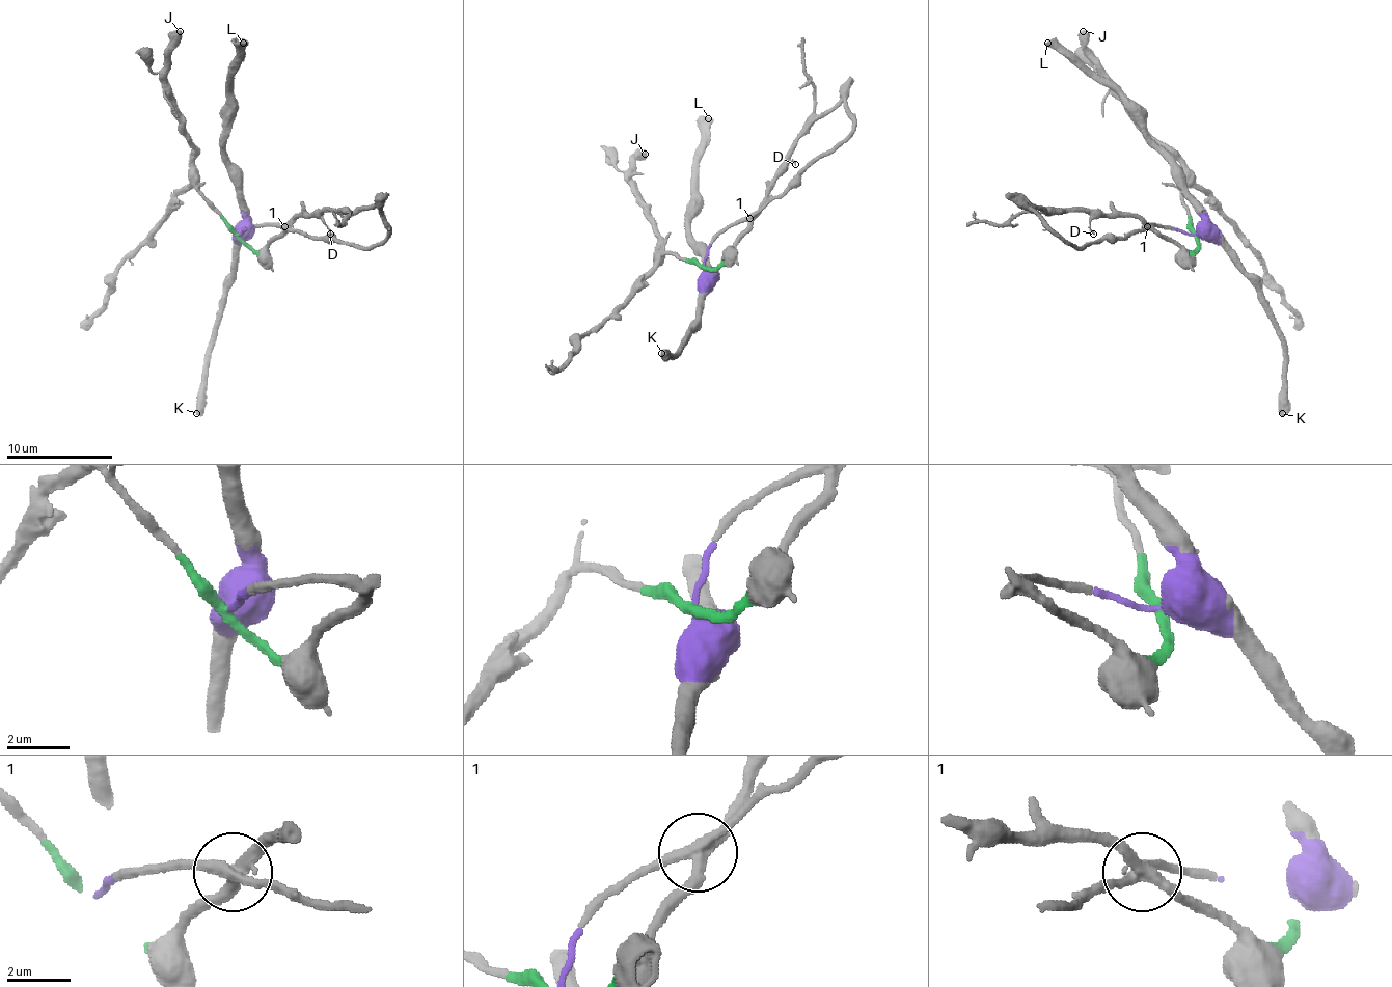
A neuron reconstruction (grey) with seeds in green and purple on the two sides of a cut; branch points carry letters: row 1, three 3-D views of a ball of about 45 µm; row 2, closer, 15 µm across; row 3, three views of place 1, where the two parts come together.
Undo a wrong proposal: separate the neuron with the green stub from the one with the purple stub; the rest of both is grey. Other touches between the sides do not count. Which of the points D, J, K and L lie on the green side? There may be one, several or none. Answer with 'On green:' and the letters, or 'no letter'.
On green: D, J

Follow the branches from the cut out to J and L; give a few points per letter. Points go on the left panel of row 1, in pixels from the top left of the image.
J: (239, 236), (203, 195), (191, 174), (193, 142), (166, 84), (166, 52), (180, 30)
L: (239, 236), (241, 190), (239, 174), (225, 151), (225, 124), (227, 71), (244, 44)

